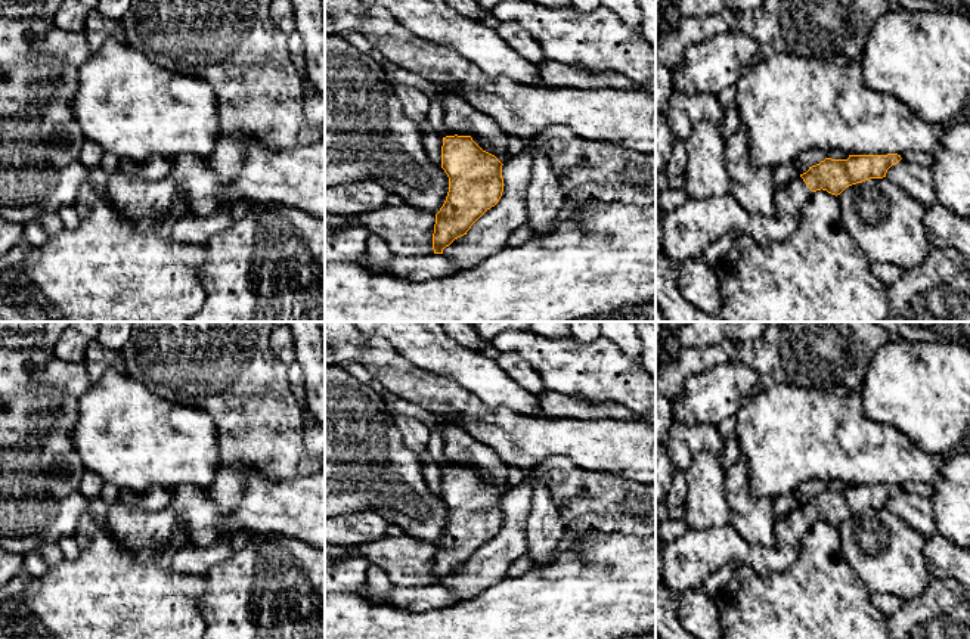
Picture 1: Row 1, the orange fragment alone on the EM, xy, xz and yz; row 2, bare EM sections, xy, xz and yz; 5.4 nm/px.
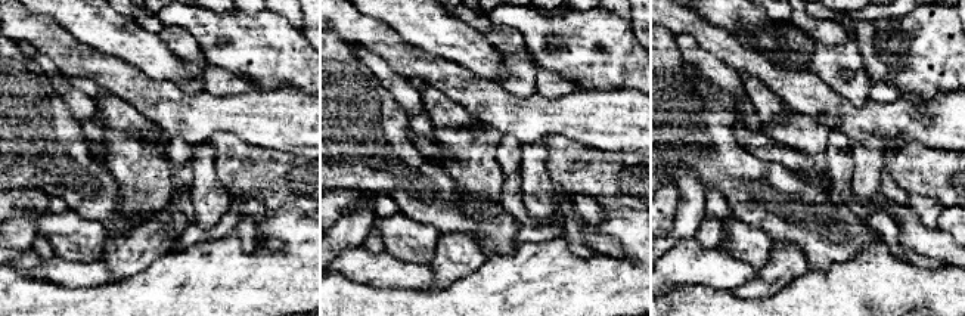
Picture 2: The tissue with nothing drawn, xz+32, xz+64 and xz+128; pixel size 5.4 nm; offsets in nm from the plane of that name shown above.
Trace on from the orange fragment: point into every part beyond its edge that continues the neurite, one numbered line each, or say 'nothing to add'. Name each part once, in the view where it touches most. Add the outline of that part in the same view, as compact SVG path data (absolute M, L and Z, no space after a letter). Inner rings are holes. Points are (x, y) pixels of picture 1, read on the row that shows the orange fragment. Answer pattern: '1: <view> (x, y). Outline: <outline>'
1: yz (688, 229). Outline: M797 176L775 192L772 217L749 214L731 193L689 198L663 218L661 248L672 261L698 257L728 232L741 232L760 245L787 239L796 229L800 211L812 190Z

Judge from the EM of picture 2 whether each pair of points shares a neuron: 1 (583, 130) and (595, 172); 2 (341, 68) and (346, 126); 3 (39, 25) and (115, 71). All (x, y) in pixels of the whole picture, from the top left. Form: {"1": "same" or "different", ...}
{"1": "different", "2": "same", "3": "same"}

